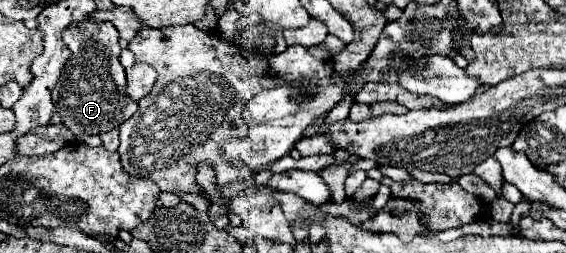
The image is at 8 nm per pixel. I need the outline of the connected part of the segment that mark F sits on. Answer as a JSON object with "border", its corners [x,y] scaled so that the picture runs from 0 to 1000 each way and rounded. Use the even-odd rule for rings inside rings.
{"border":[[[141,83],[127,123],[113,123],[113,170],[127,202],[127,233],[92,352],[92,407],[110,462],[110,494],[134,534],[177,534],[208,510],[244,431],[240,399],[223,375],[223,289],[208,241],[208,154],[198,91]]]}

